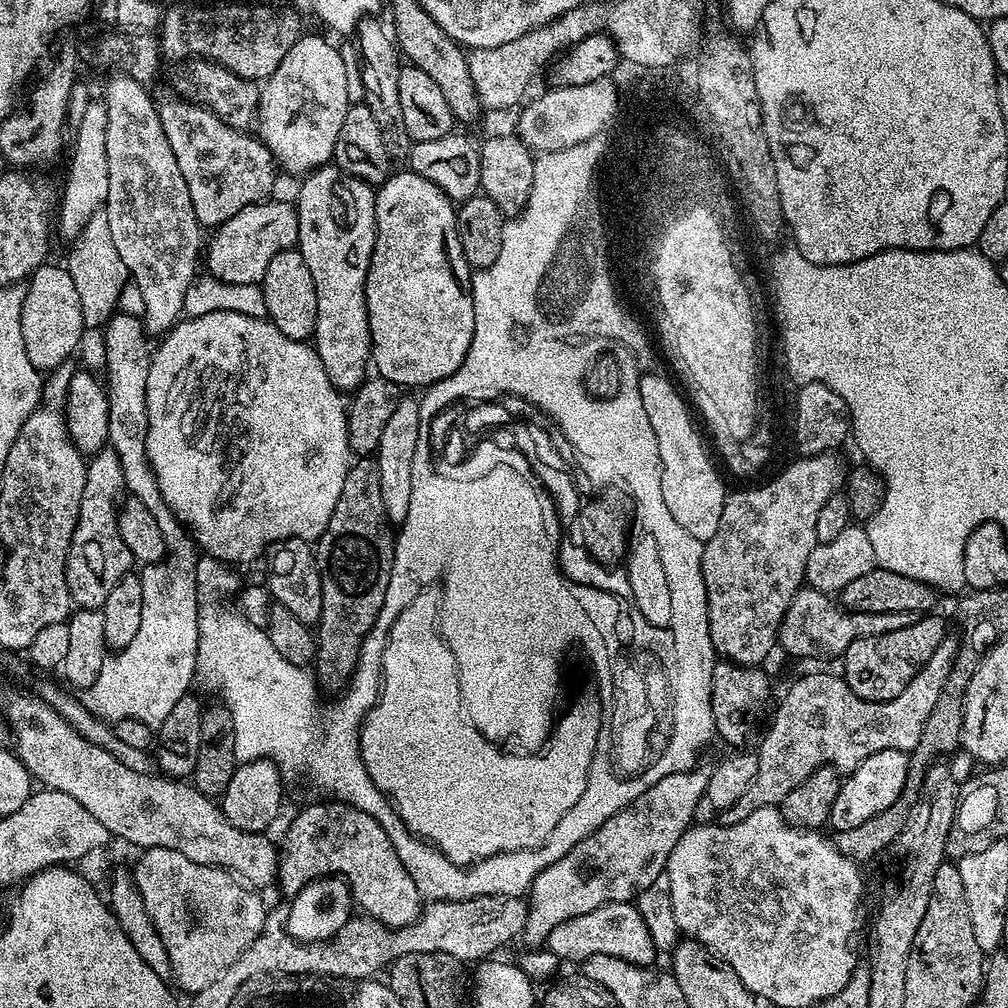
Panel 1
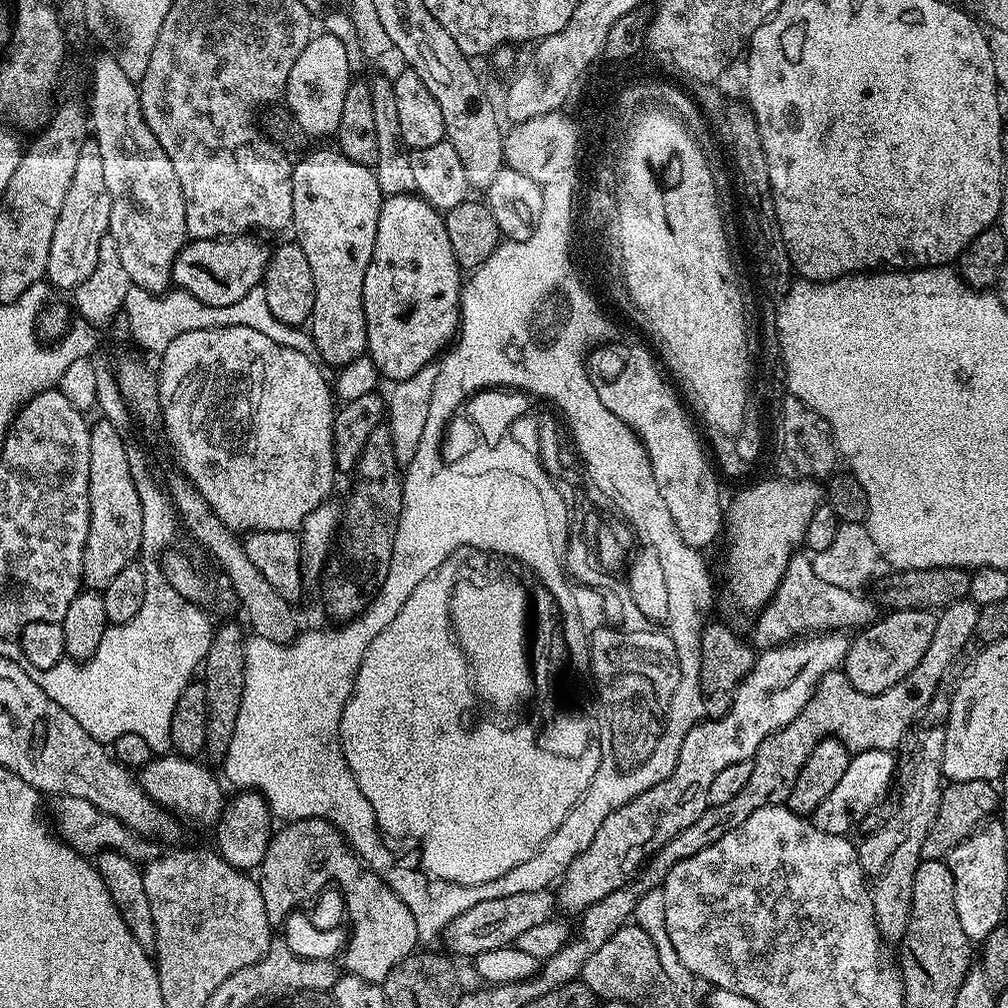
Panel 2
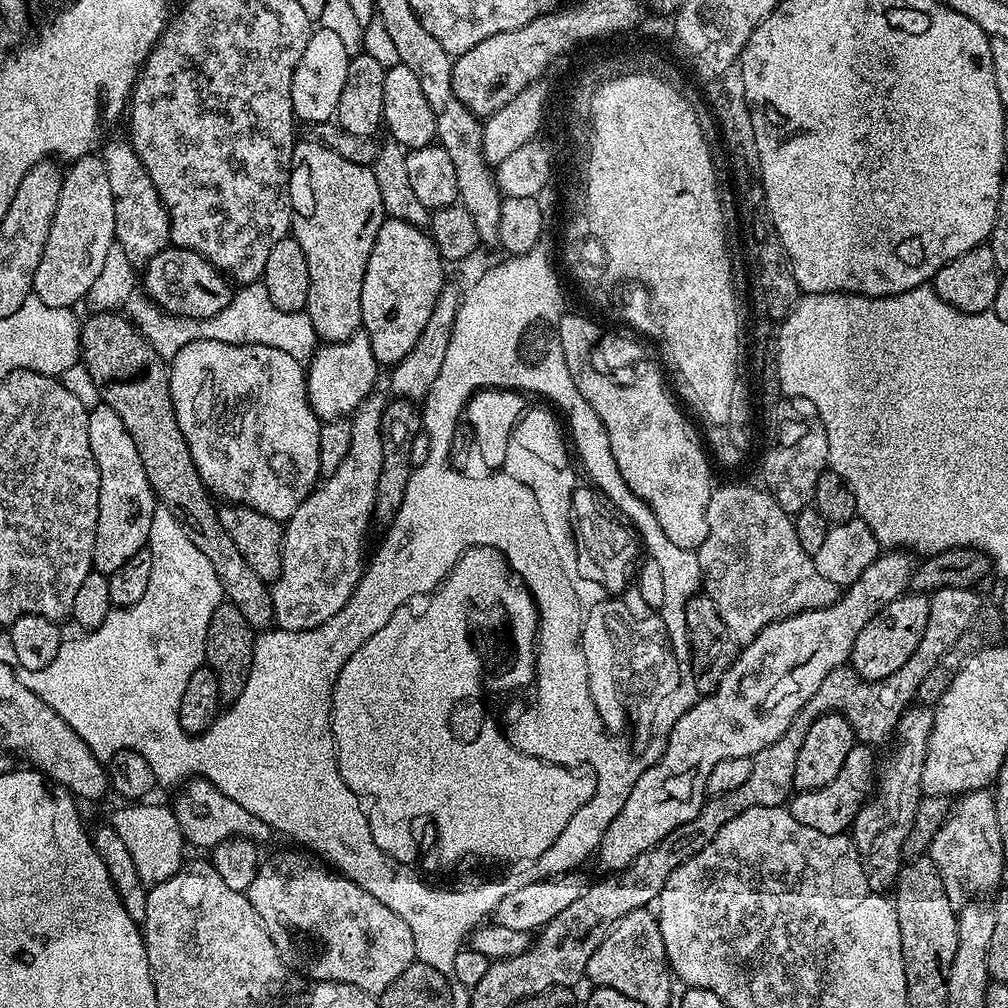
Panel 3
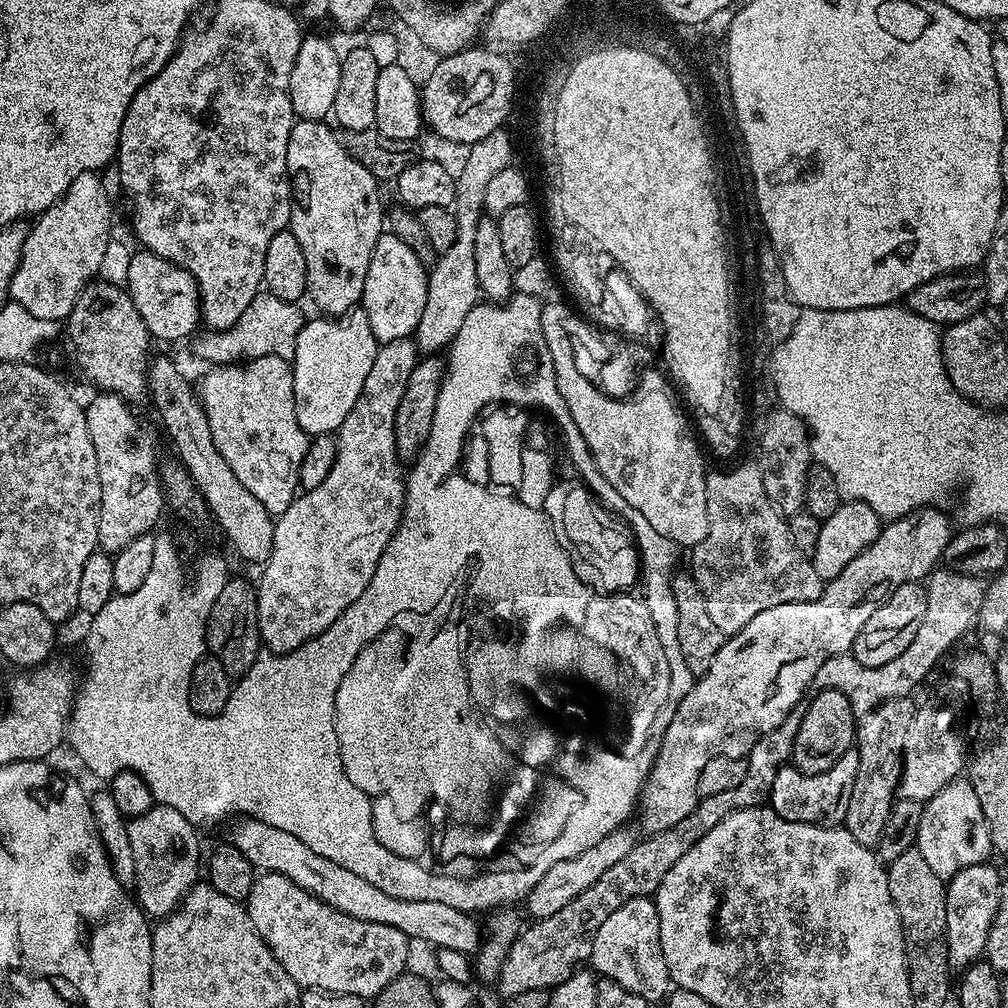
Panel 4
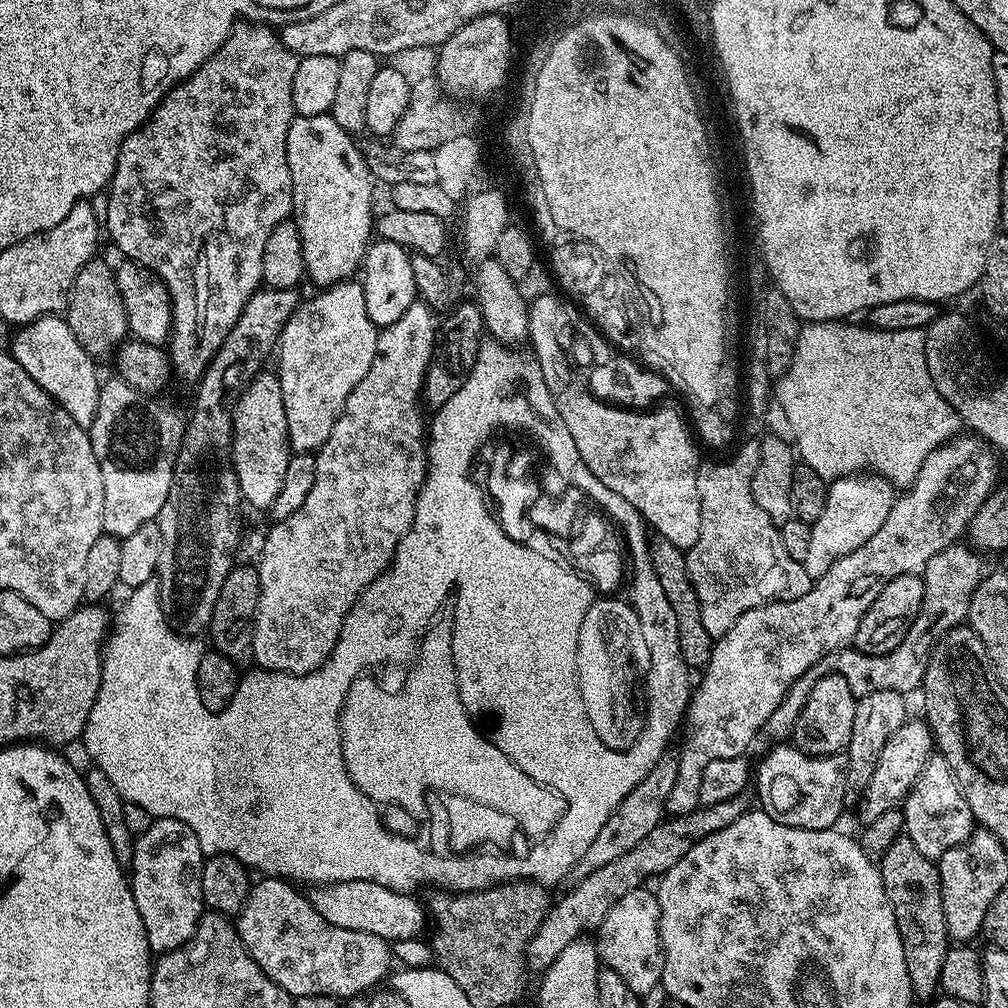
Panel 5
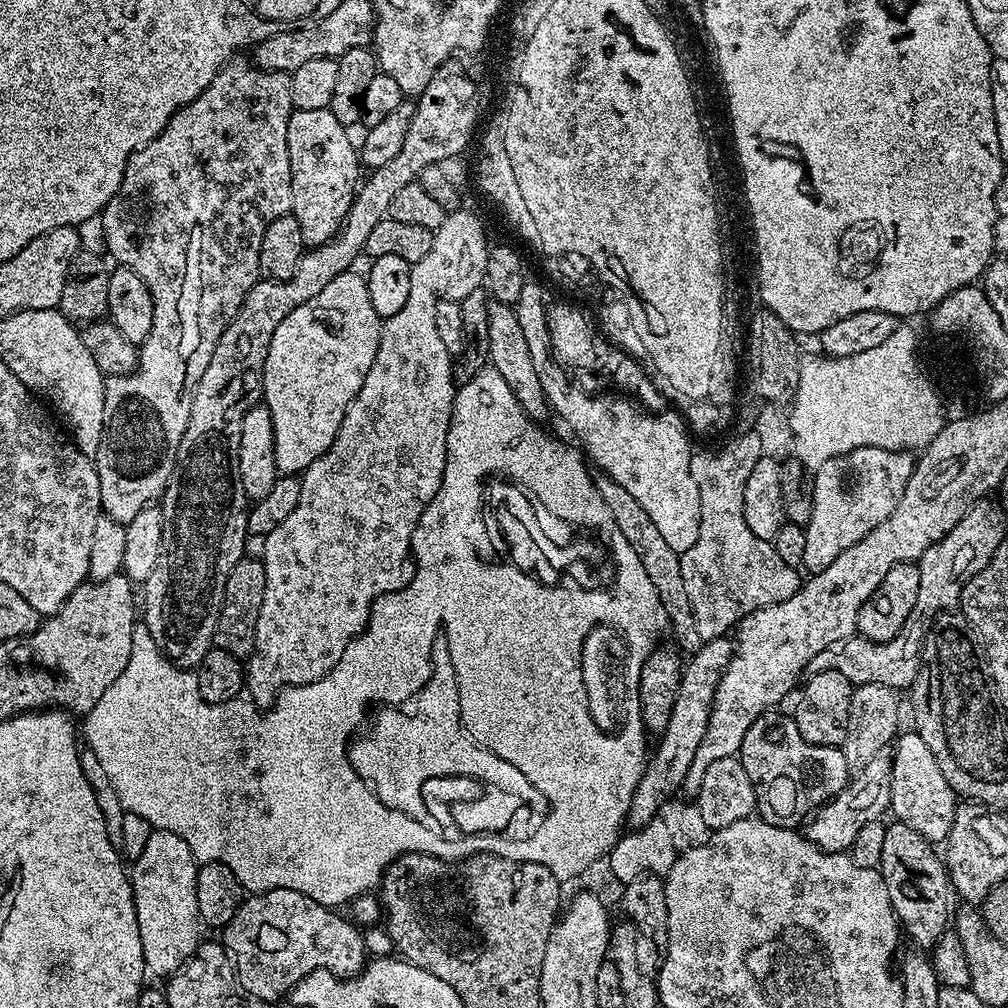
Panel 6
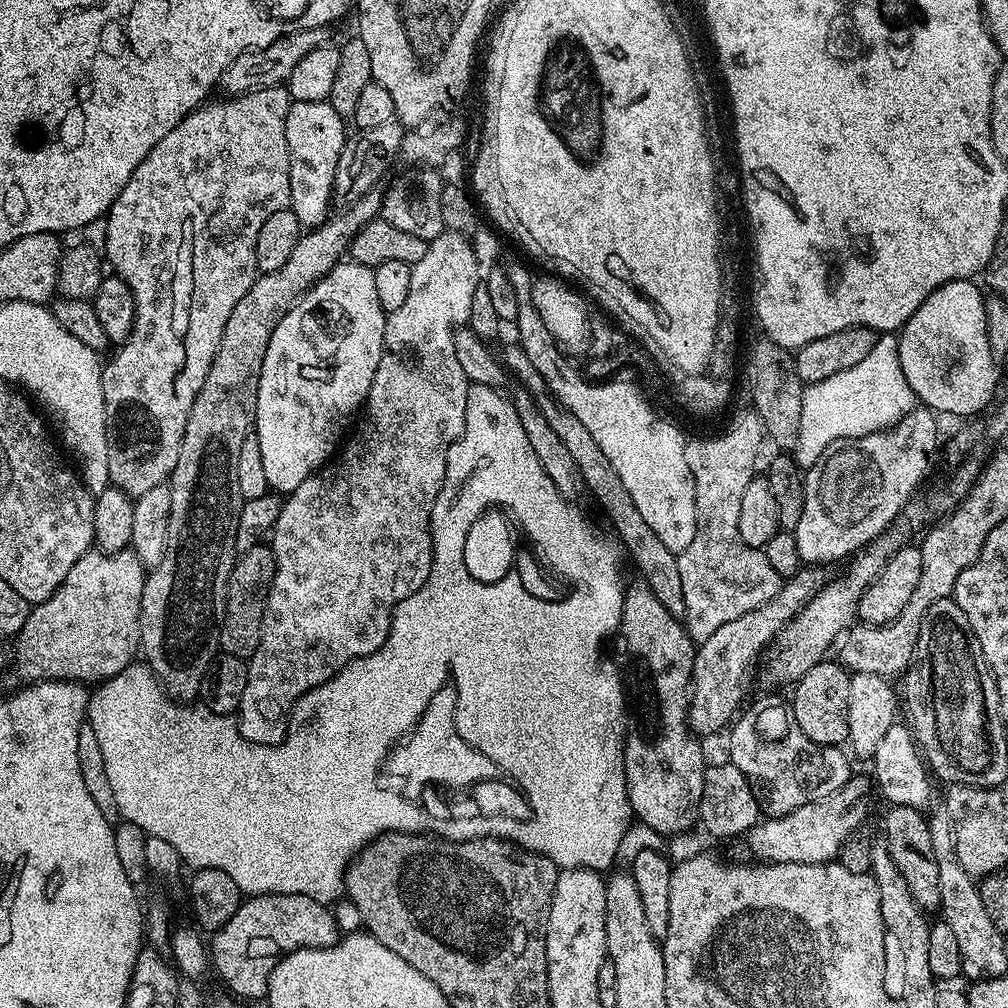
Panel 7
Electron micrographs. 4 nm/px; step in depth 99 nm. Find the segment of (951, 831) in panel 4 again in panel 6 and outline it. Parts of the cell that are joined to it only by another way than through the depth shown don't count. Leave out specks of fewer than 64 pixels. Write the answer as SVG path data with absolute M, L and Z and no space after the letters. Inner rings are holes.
M904 730L897 735L890 755L892 757L891 815L896 815L893 817L899 823L910 826L910 830L918 830L922 838L933 842L947 841L954 822L958 797L950 782L946 782L942 770L938 770L938 762L934 759L934 754L930 754L930 746L922 742L922 738L915 730L908 732Z

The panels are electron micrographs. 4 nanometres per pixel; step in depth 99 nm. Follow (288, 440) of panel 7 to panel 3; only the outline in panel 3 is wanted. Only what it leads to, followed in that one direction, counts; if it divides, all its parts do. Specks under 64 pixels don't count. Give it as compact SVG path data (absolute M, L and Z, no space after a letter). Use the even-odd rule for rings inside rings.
M361 330L349 340L337 344L324 344L317 347L311 360L306 364L308 378L308 401L321 421L338 420L355 412L365 398L374 391L378 365L370 338Z

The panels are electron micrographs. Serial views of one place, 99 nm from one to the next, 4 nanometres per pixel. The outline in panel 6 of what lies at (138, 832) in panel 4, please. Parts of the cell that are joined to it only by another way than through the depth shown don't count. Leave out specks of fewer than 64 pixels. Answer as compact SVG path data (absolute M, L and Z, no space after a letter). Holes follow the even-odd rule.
M157 828L150 834L142 854L131 865L130 879L138 914L138 934L142 934L145 969L161 978L173 976L202 943L198 914L196 869L190 846L178 834Z

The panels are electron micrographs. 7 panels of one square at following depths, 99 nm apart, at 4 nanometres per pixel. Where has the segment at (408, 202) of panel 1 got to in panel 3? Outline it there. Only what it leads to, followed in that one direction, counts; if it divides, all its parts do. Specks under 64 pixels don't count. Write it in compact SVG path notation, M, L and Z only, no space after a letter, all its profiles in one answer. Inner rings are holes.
M384 219L378 238L374 238L374 250L370 250L370 262L366 262L366 274L362 278L362 330L370 338L377 365L395 366L414 350L414 342L418 342L440 291L446 286L444 268L445 261L441 260L436 243L425 229L416 228L406 221Z

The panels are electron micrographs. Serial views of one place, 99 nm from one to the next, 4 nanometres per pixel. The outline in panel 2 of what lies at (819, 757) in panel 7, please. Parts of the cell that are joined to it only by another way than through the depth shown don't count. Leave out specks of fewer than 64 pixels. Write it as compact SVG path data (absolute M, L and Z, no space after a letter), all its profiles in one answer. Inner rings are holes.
M866 750L855 753L846 766L846 774L834 786L828 797L811 814L812 825L826 834L848 836L855 824L860 824L876 808L876 803L893 787L894 777L898 771L898 760L886 750Z

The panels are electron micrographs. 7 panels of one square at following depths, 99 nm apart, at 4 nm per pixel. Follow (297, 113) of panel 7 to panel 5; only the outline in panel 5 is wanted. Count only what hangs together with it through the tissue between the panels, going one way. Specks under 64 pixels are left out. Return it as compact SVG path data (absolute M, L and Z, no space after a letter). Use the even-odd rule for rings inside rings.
M330 114L296 116L286 134L286 158L292 179L291 219L302 238L307 279L312 279L320 290L351 281L363 265L374 236L374 179L365 153L352 140L353 133L342 130Z

